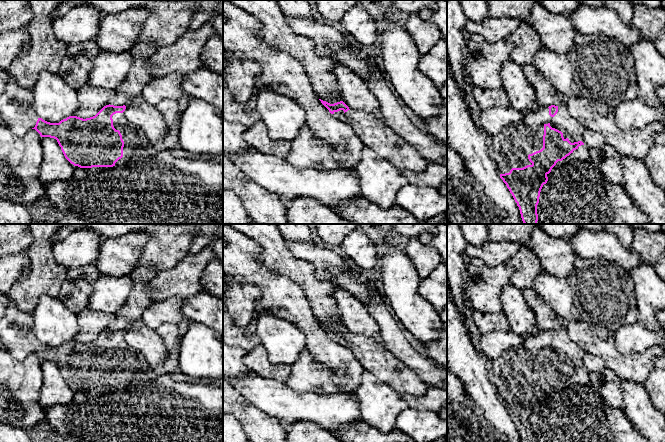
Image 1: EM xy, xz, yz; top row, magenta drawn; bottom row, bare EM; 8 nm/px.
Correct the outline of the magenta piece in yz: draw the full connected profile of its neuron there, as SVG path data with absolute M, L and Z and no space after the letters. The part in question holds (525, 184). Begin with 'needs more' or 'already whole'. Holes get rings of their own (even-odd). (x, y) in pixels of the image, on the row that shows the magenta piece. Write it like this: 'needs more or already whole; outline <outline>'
needs more; outline M571 115L554 116L554 118L564 124L566 132L575 139L575 142L571 143L568 138L565 139L563 133L552 128L550 123L544 124L543 148L528 155L528 159L532 164L523 168L512 168L509 173L500 174L500 178L506 184L519 207L524 224L537 224L537 205L539 203L540 192L543 185L548 181L547 175L558 161L562 161L571 153L578 160L589 160L589 148L583 140L583 134L586 130L585 126Z

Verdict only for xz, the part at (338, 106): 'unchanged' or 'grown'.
grown

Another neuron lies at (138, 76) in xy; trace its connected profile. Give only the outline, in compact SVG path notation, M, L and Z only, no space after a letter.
M141 58L134 59L134 63L125 80L115 90L116 97L110 105L126 105L131 98L141 95L145 85L153 78L153 74L144 65L144 61Z

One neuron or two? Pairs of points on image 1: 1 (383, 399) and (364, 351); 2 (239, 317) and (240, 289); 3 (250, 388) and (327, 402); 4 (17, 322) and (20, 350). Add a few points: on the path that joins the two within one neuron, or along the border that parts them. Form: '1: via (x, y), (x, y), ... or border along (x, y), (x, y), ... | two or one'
1: border along (365, 369), (372, 372), (392, 388) | two
2: via (240, 310), (240, 296) | one
3: via (269, 396), (280, 402), (308, 402) | one
4: via (17, 329), (20, 343) | one

